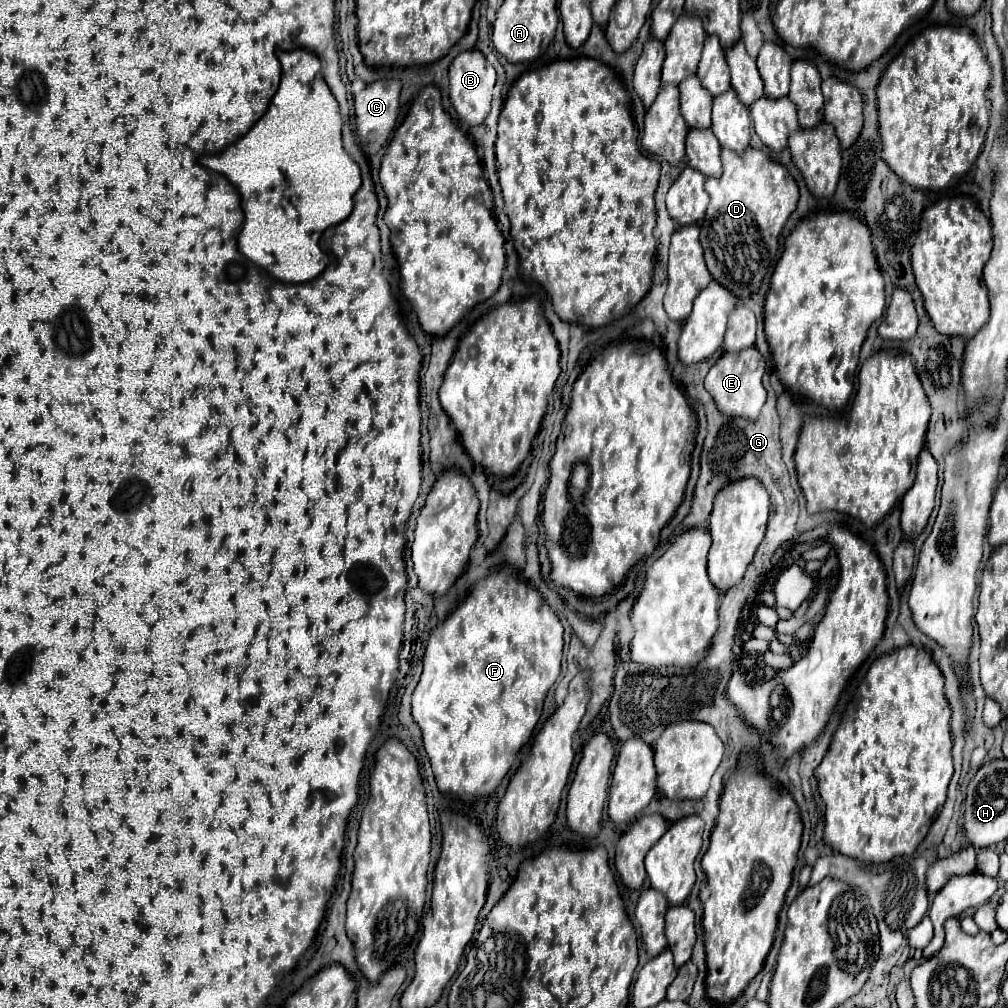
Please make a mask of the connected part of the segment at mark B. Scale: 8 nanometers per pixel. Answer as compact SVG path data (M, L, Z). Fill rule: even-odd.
M478 49L462 51L460 55L454 57L454 61L450 63L450 89L448 89L448 93L450 93L450 101L452 101L462 123L480 125L486 119L486 115L490 111L494 81L496 81L496 71Z

